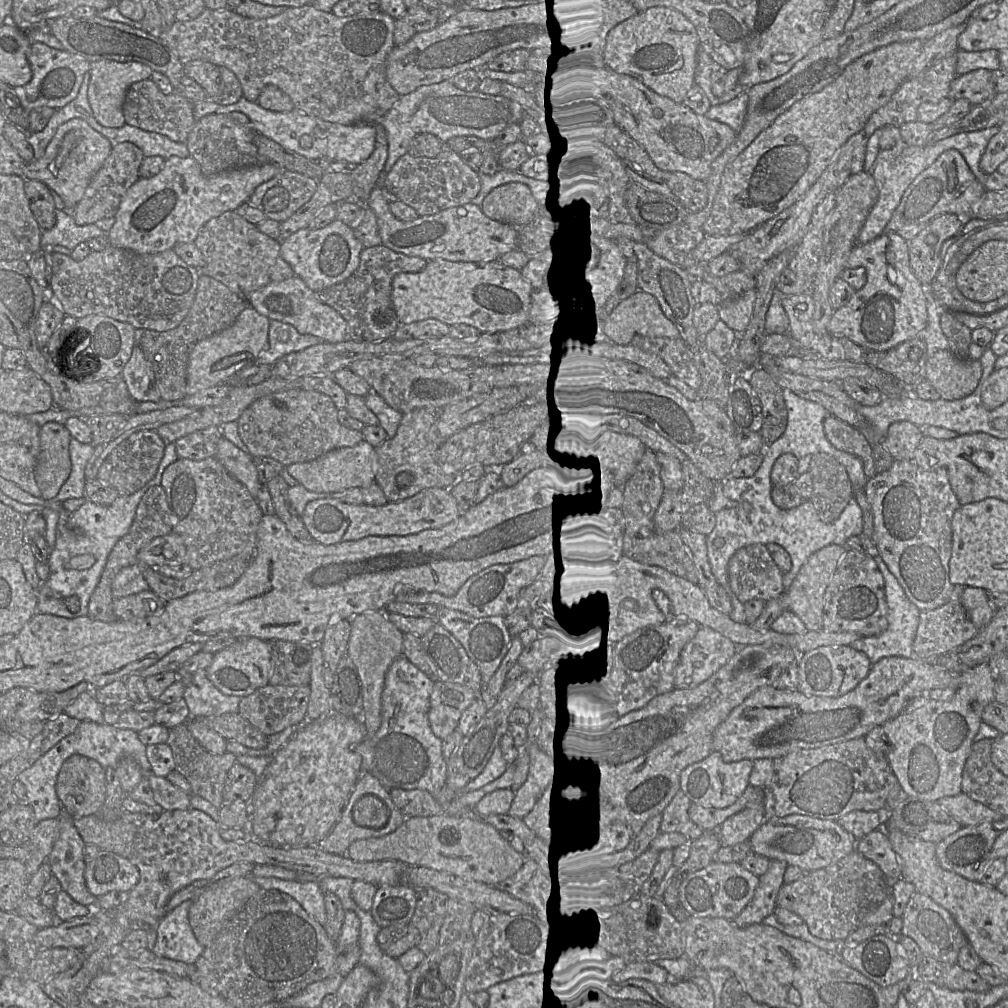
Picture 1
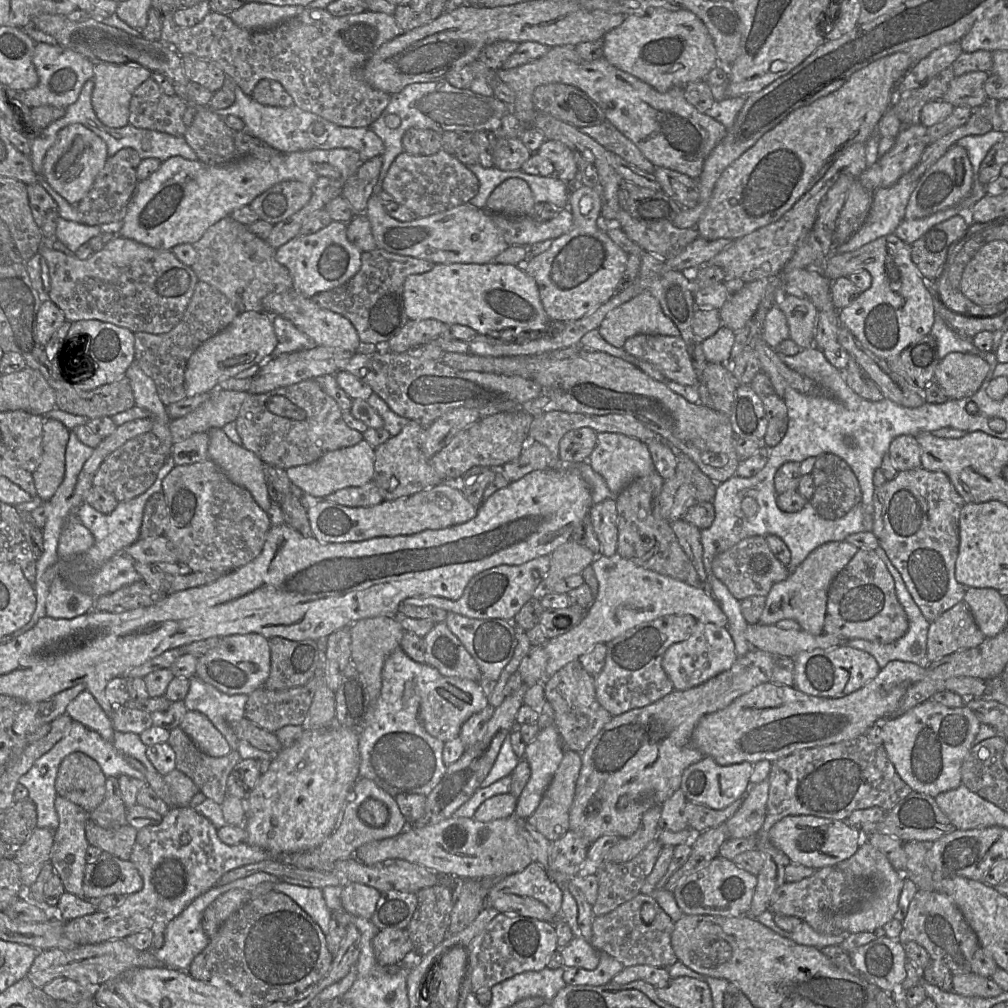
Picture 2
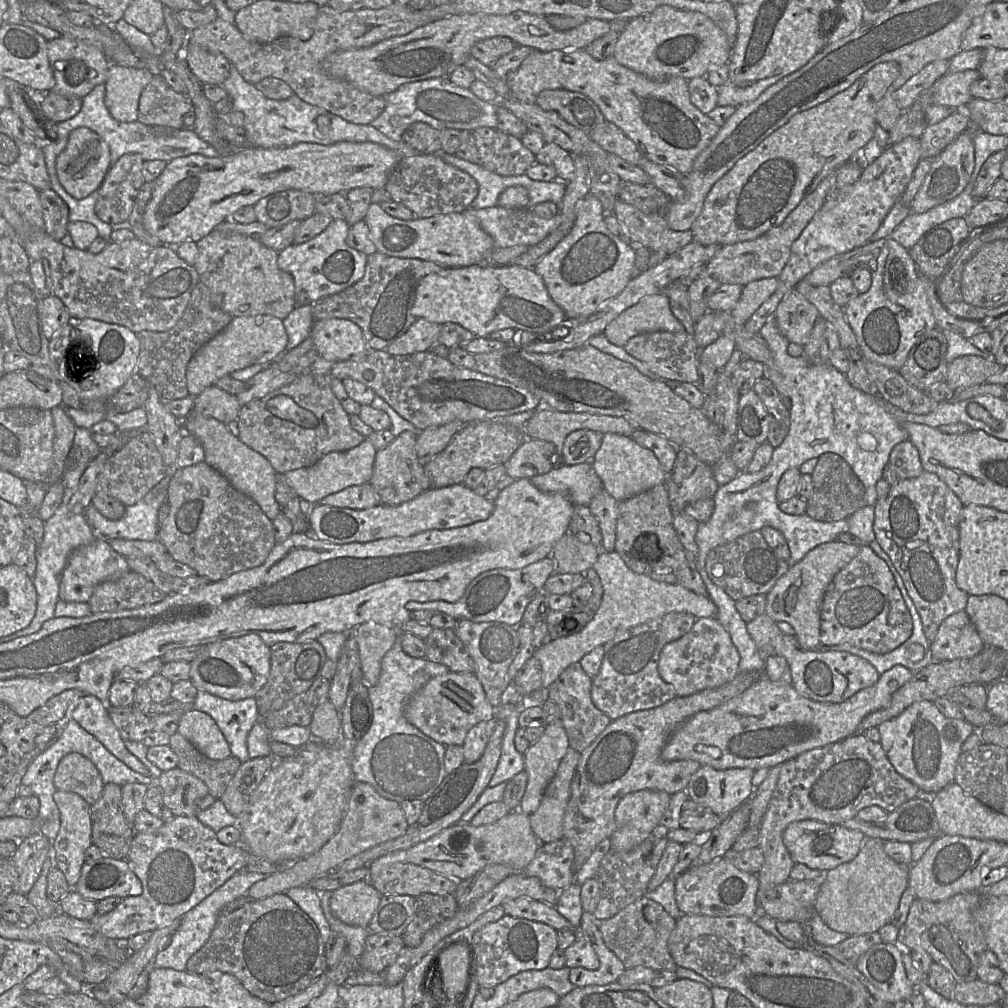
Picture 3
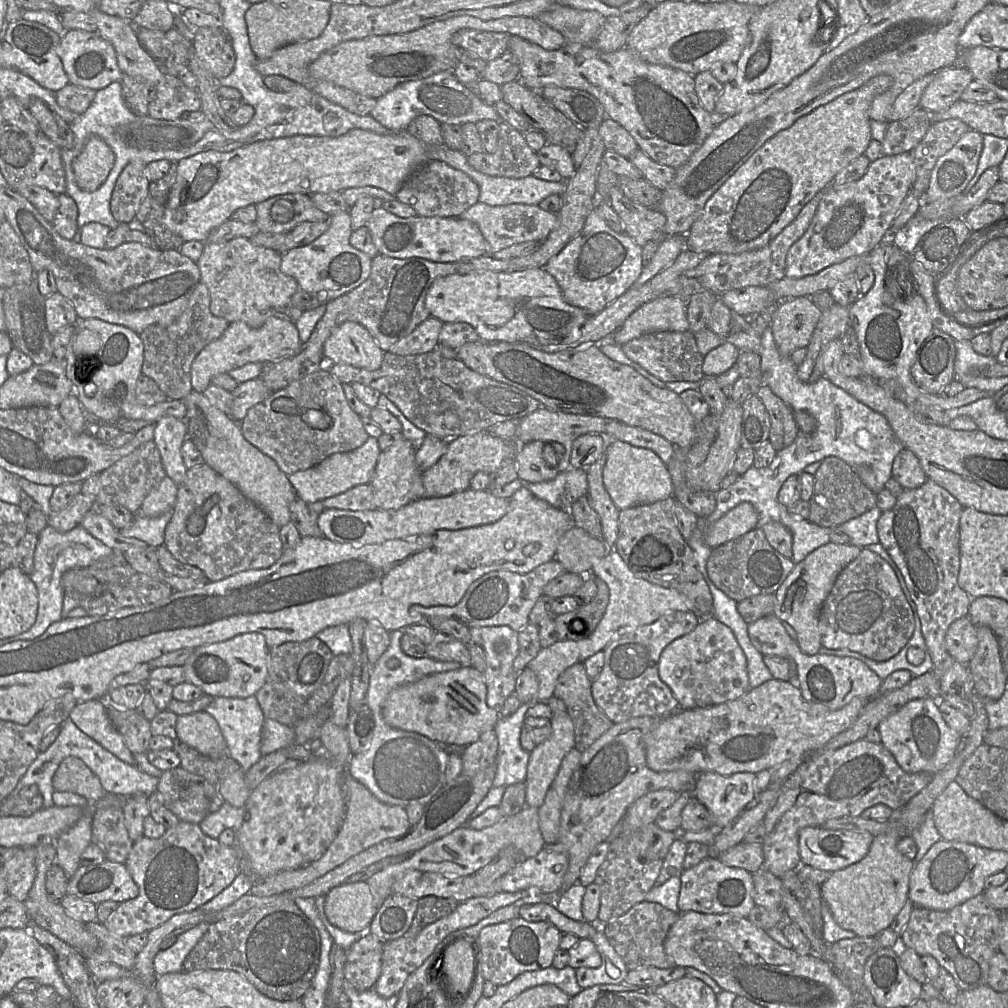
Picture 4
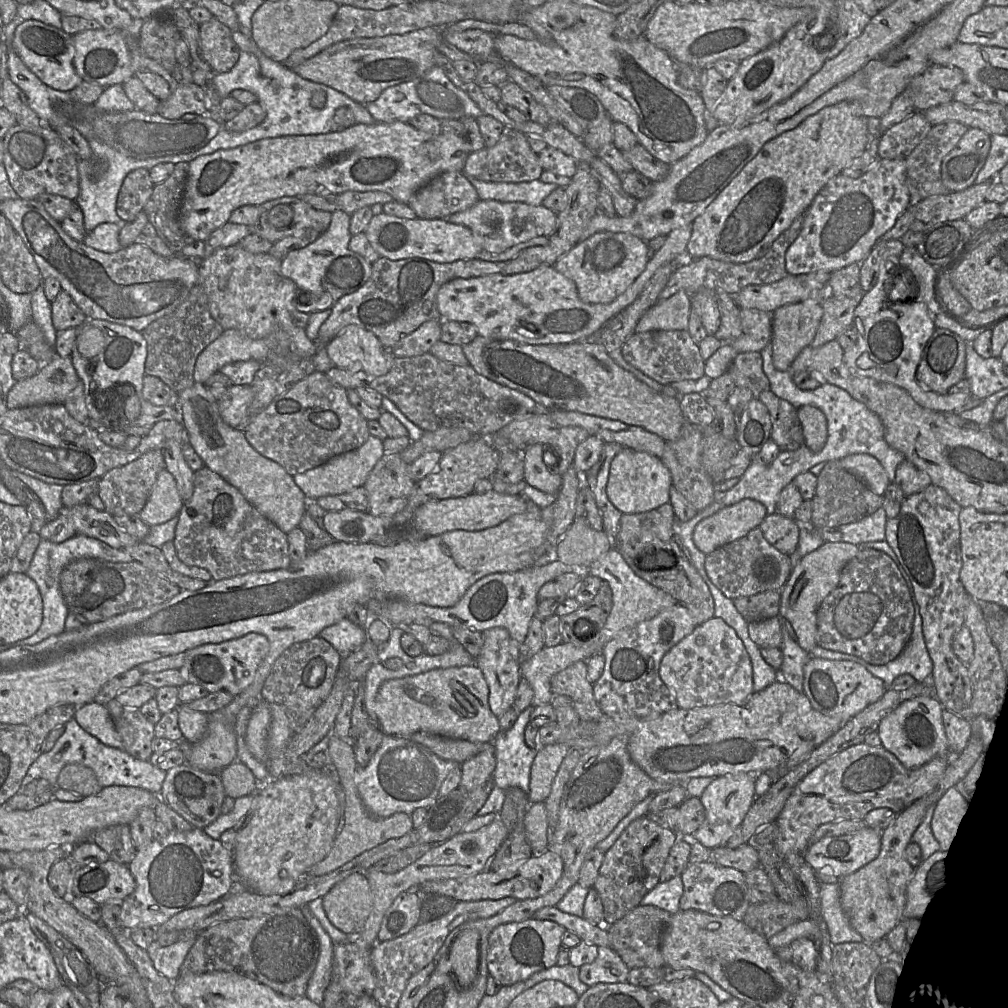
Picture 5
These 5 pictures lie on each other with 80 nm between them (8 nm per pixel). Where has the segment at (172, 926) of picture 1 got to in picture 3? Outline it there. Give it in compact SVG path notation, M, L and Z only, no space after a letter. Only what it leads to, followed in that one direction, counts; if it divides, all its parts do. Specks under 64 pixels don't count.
M241 870L195 907L186 912L178 920L178 927L171 936L169 946L158 952L155 960L156 967L172 968L177 971L187 970L188 960L208 941L219 916L223 913L225 908L233 904L237 899L246 896L250 887L256 883L254 880L256 873L257 872Z

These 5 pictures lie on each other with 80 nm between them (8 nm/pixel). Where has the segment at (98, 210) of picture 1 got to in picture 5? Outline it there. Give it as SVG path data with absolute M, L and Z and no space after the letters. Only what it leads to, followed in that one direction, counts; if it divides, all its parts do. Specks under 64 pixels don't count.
M138 168L124 178L116 203L116 213L122 222L132 222L151 197L154 184L149 172Z

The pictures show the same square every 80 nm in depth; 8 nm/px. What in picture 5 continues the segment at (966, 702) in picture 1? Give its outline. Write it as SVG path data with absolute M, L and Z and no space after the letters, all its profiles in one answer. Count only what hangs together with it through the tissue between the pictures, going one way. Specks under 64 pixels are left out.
M935 695L918 696L902 702L878 726L881 745L908 769L918 768L937 756L948 755L948 741L942 721L943 708Z

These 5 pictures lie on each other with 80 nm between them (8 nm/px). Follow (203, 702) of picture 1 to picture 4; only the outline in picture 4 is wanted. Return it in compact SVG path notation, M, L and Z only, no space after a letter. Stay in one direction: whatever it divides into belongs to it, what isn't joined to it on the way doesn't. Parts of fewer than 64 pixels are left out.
M256 695L247 698L215 697L204 711L217 721L227 743L229 757L247 772L262 757L260 746L265 717Z

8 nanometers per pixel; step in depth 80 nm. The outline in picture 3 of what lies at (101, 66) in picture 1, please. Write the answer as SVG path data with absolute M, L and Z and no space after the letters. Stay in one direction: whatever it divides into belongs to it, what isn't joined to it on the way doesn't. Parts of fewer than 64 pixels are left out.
M109 65L104 82L104 102L115 120L128 123L137 120L141 92L152 77L152 72L146 67Z

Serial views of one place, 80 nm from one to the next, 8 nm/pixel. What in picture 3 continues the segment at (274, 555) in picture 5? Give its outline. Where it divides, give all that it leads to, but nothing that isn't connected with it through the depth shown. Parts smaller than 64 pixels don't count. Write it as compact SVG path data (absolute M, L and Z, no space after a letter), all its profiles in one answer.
M204 461L179 468L173 474L168 484L166 502L169 514L159 526L158 540L176 561L190 566L199 576L207 577L211 582L262 565L277 543L273 521L259 505L234 488L220 472Z

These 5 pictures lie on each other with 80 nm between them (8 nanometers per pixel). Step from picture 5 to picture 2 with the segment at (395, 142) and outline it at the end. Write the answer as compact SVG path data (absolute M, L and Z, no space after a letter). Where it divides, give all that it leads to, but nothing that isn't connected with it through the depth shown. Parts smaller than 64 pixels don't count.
M351 148L312 149L280 153L270 159L241 156L230 163L219 166L209 166L199 160L173 156L163 161L159 169L147 179L138 182L127 206L118 235L161 250L171 250L179 244L194 244L210 226L224 217L231 216L236 209L249 206L257 196L279 182L294 180L312 187L319 177L346 182L357 172L363 162L359 153Z

